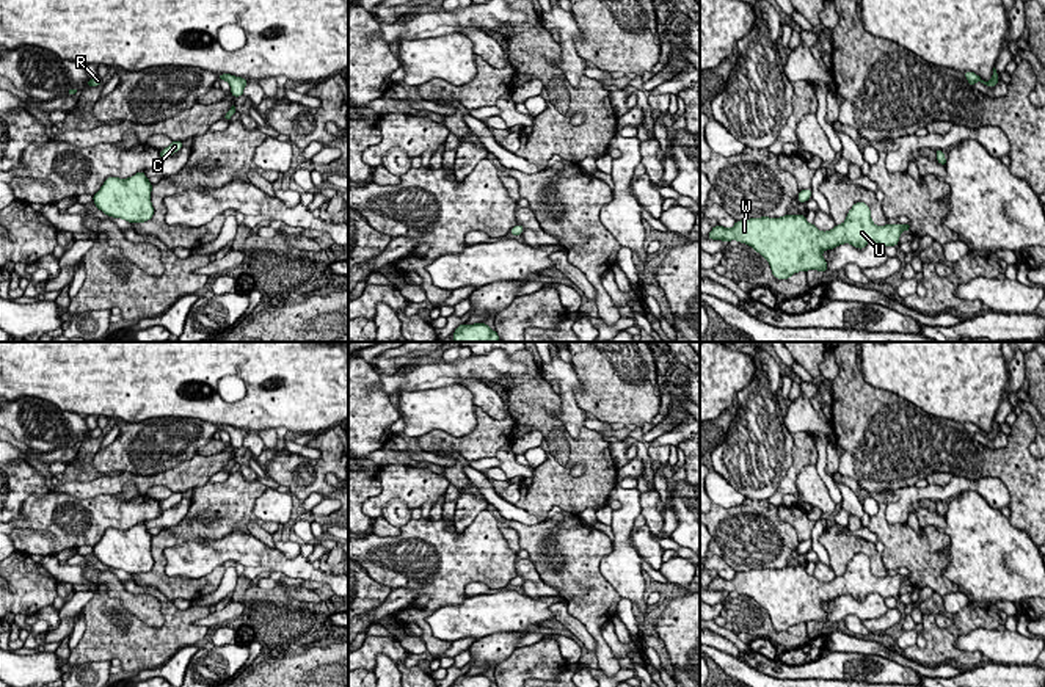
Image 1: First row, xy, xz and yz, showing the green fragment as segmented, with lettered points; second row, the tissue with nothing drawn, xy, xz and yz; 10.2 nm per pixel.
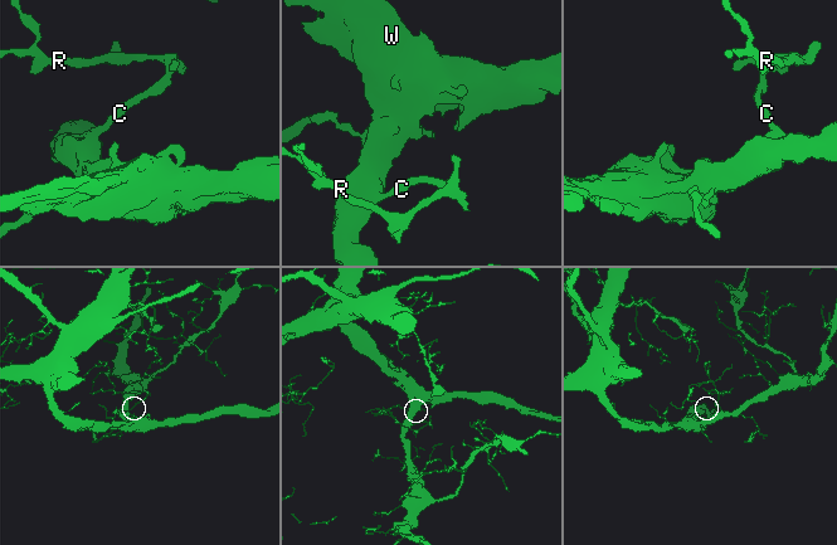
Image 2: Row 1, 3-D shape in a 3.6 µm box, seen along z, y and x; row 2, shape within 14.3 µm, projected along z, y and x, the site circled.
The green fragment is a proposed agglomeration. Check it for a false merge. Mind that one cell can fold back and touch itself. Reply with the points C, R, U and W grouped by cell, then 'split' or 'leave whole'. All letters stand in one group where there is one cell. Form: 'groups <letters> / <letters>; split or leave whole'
groups C R U W; leave whole

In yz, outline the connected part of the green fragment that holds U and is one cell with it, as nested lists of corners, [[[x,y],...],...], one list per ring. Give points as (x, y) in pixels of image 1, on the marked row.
[[[860,201],[852,205],[843,224],[836,224],[827,232],[819,231],[807,221],[805,215],[799,213],[741,220],[731,229],[717,224],[708,238],[745,243],[769,262],[777,279],[789,279],[797,271],[827,273],[827,262],[822,257],[825,249],[843,243],[863,249],[869,242],[896,246],[901,232],[908,227],[908,224],[899,223],[876,226],[868,204]]]

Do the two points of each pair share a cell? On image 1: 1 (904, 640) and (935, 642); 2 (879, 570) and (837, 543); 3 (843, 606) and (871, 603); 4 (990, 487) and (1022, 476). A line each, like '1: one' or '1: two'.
1: two
2: one
3: one
4: two

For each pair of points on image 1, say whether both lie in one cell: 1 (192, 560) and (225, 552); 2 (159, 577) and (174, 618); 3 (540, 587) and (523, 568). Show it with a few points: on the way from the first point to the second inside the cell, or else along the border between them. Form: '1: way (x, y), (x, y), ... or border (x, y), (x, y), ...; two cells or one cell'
1: way (200, 559), (217, 552); one cell
2: border (134, 581), (142, 585), (156, 587), (171, 601); two cells
3: way (535, 582), (527, 573); one cell

